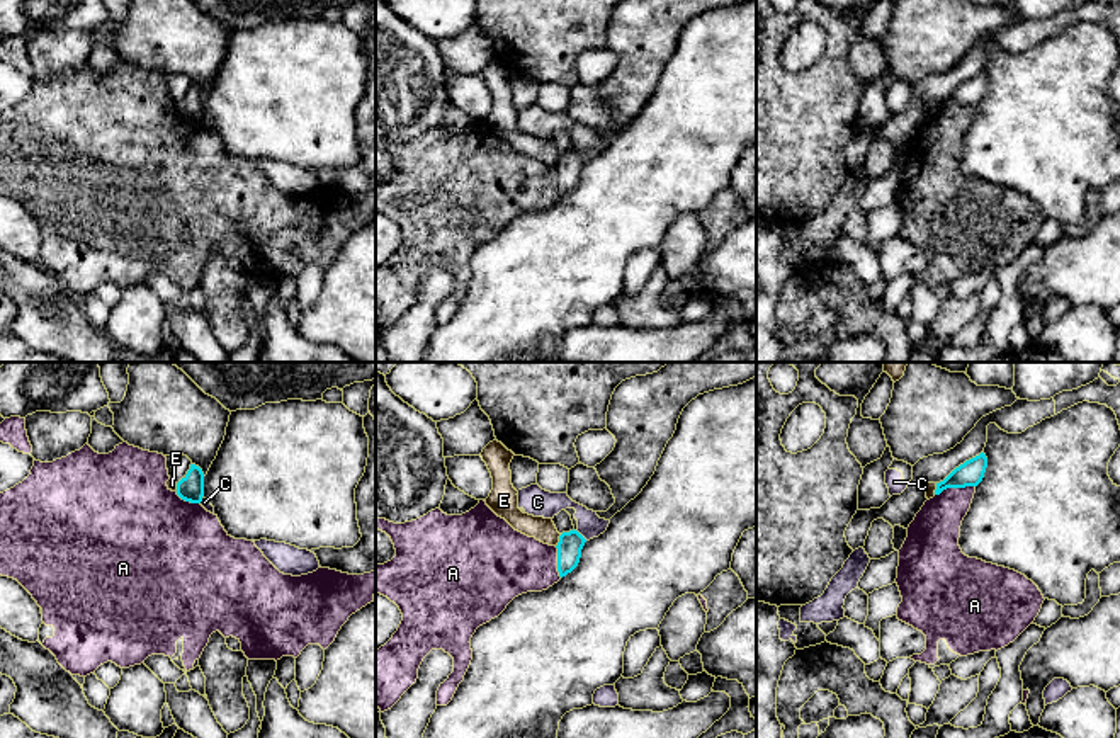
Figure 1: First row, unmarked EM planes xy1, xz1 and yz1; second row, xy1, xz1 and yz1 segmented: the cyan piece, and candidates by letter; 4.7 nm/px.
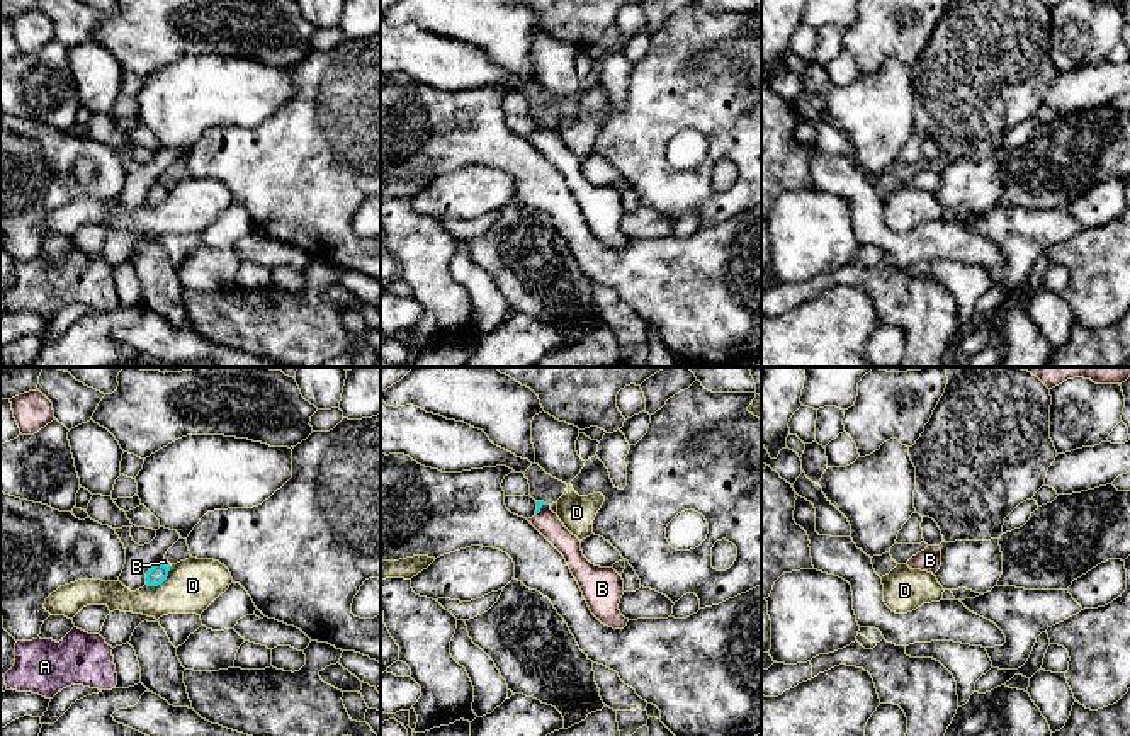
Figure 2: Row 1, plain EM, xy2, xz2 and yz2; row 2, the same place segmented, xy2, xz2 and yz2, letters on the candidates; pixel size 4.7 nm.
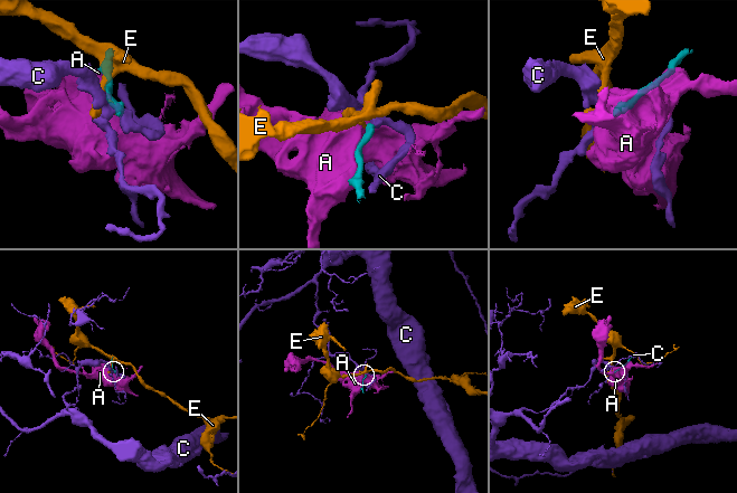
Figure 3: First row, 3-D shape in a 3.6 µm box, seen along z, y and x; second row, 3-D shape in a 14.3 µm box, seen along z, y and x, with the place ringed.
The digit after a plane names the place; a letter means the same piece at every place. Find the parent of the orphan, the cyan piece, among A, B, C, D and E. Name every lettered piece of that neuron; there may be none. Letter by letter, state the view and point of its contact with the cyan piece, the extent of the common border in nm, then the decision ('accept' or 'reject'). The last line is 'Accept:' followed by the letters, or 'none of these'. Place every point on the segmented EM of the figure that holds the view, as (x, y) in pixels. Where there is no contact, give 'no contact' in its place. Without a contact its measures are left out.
A: meets cyan in yz1 at (954, 487); contact 200 nm long; reject
B: meets cyan in xz2 at (539, 510); contact 80 nm long; accept
C: meets cyan in xz1 at (580, 534); contact 80 nm long; reject
D: meets cyan in xy2 at (162, 582); contact 150 nm long; reject
E: meets cyan in xz1 at (560, 541); contact 70 nm long; reject
Accept: B

